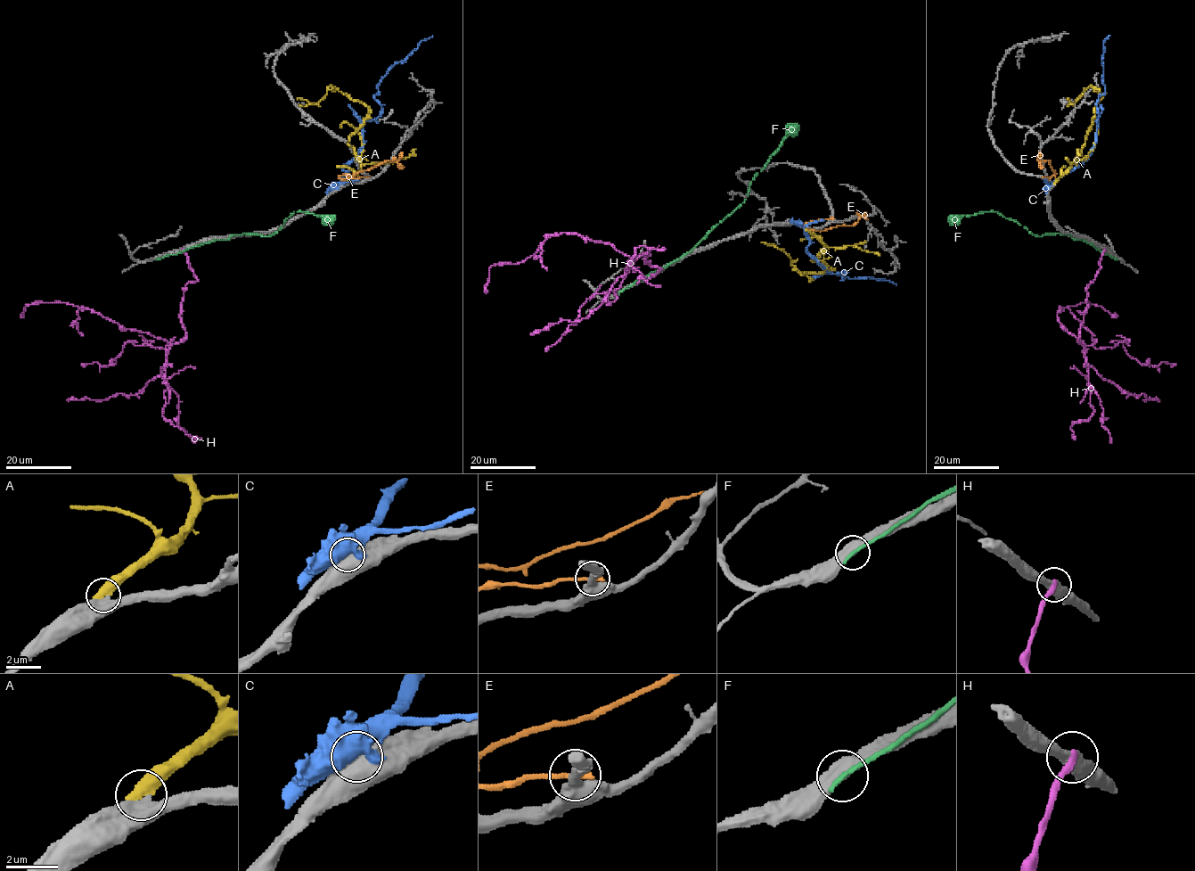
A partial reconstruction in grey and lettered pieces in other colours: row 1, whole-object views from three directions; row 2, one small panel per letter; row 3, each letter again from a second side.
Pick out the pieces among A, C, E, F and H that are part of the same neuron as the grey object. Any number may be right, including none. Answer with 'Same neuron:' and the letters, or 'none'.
Same neuron: A

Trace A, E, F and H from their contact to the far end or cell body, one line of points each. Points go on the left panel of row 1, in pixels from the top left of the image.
A: (343, 183), (360, 167), (348, 137), (364, 122), (368, 108), (335, 87), (328, 86), (316, 103), (297, 99)
E: (367, 176), (343, 179), (339, 176), (356, 174), (387, 160), (396, 160), (405, 168)
F: (157, 258), (233, 235), (269, 236), (284, 225), (293, 212), (331, 215), (331, 221)
H: (183, 249), (197, 280), (184, 290), (185, 336), (179, 341), (124, 329), (59, 302), (25, 304), (21, 317)

